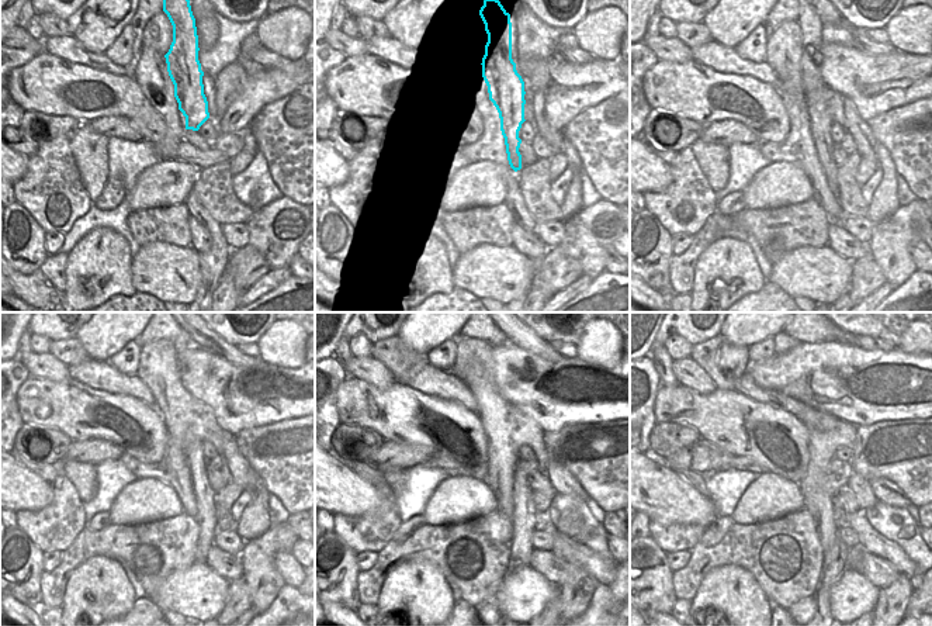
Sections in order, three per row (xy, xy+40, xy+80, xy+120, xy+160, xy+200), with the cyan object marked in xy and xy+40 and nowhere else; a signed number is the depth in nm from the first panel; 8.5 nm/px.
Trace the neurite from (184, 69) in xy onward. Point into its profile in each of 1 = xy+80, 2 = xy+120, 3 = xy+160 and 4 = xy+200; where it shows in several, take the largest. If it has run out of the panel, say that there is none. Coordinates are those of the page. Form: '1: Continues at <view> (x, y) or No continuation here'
1: Continues at xy+80 (821, 123)
2: Continues at xy+120 (207, 521)
3: Continues at xy+160 (523, 518)
4: Continues at xy+200 (839, 550).

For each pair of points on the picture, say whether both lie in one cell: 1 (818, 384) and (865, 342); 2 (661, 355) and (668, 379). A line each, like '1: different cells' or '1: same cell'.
1: different cells
2: same cell

